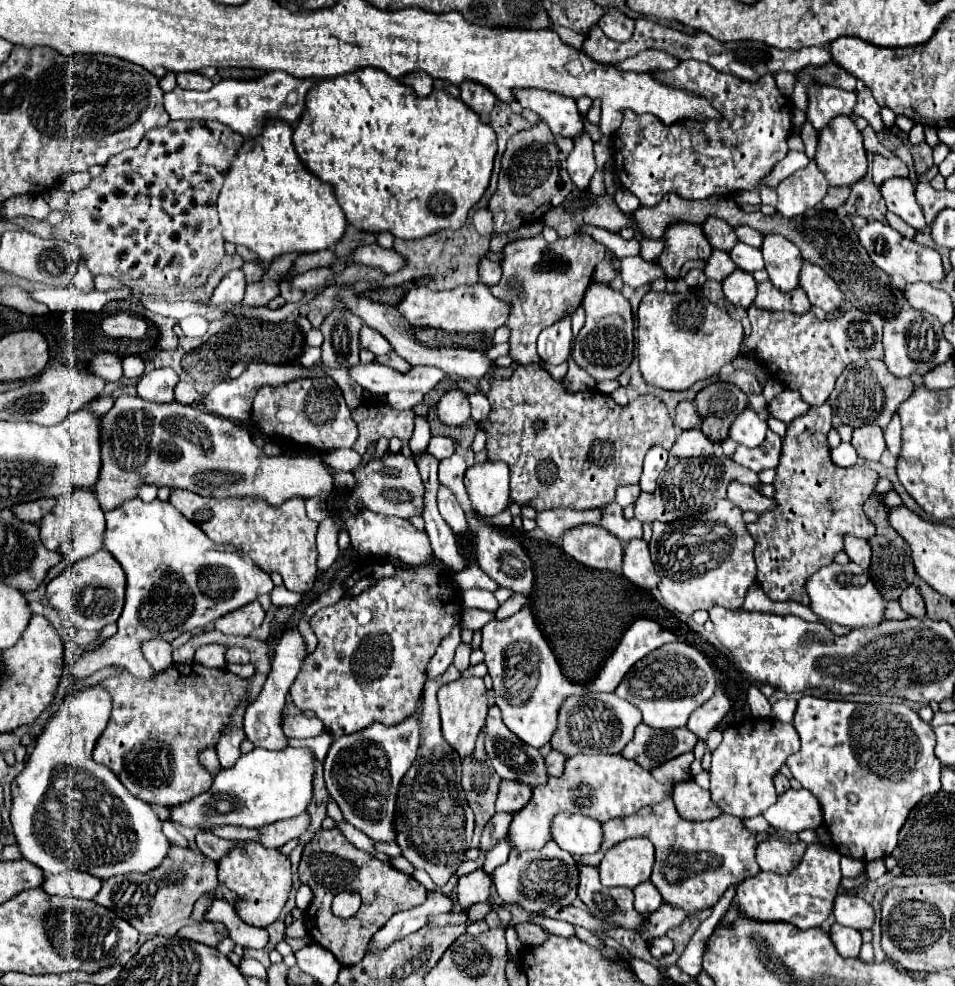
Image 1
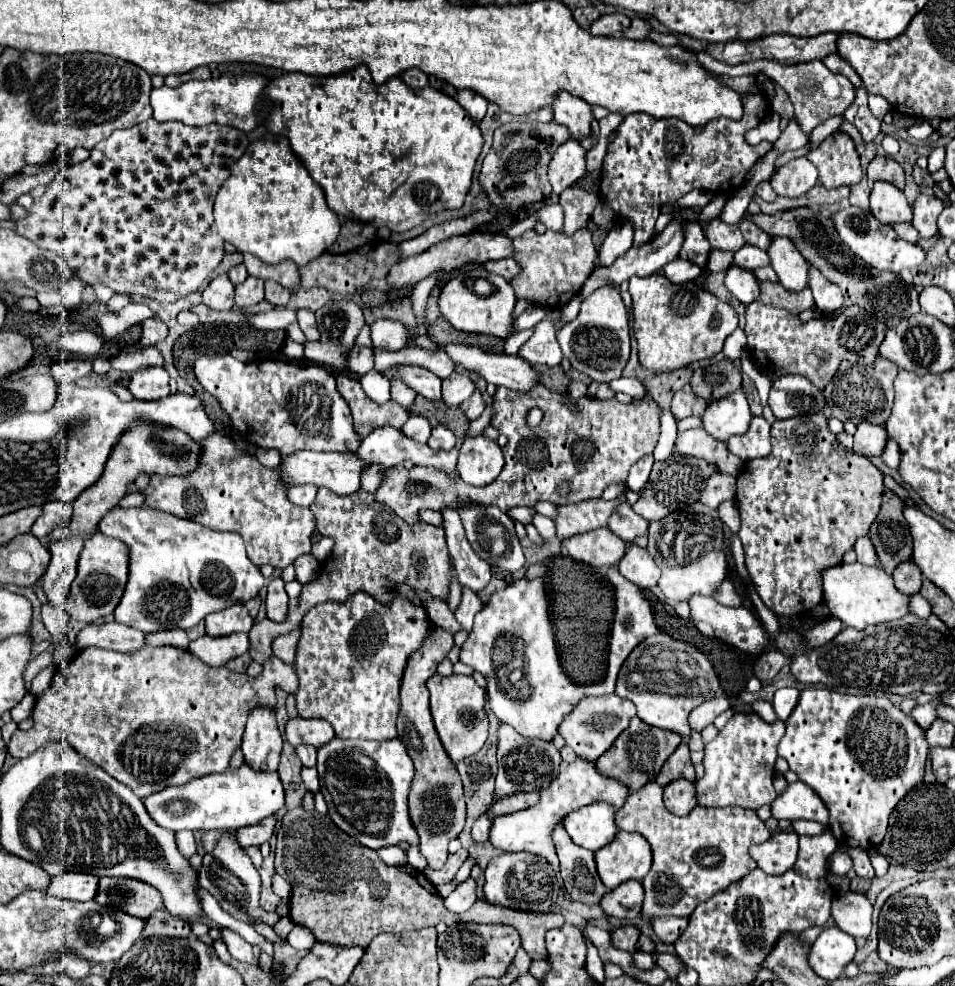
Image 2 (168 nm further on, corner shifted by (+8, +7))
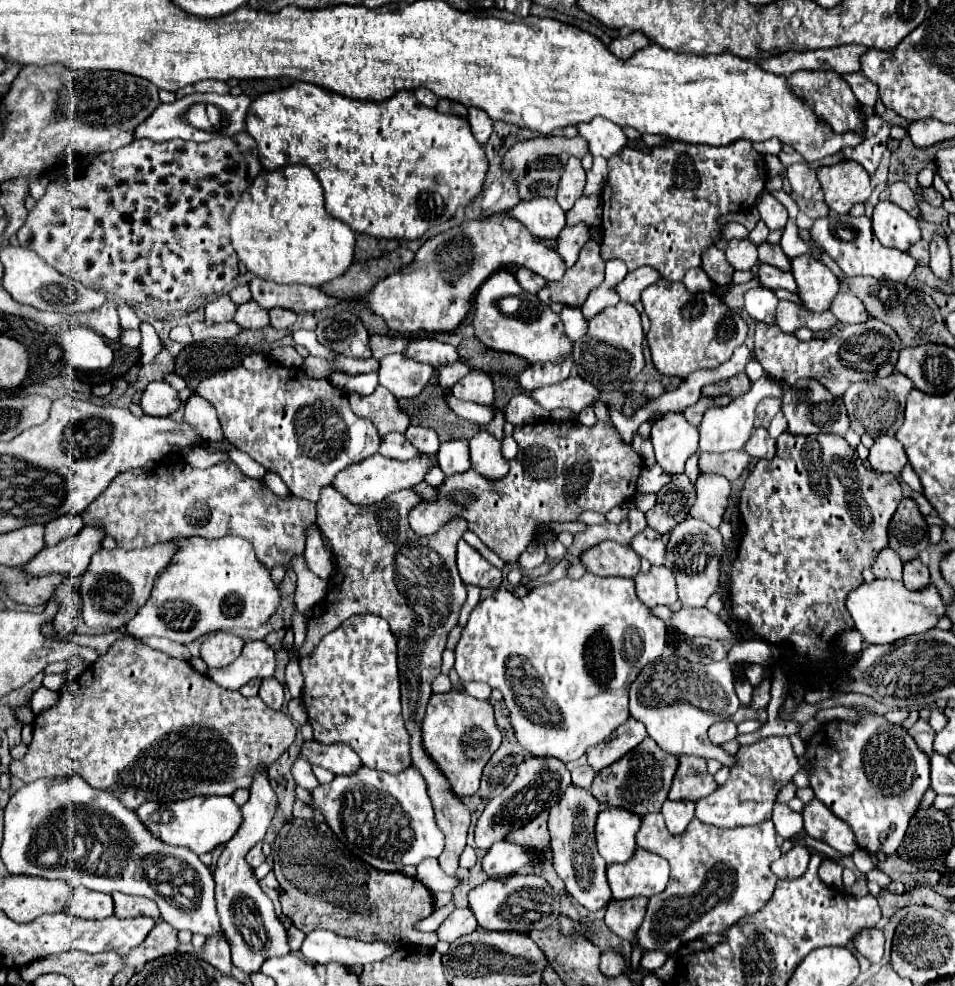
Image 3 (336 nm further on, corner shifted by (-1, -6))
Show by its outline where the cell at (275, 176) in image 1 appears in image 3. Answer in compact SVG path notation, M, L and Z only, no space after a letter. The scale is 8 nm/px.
M288 165L276 171L262 171L248 191L236 203L230 219L230 239L238 259L252 271L256 277L262 277L272 283L304 283L320 287L326 281L340 277L352 263L354 255L354 231L340 219L328 215L324 207L324 191L310 171L304 165Z

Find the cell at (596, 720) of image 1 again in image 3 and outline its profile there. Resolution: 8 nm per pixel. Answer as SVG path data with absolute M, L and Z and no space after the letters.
M630 717L616 731L612 731L612 735L608 739L604 739L604 743L598 743L596 747L590 747L586 751L588 765L594 771L602 771L604 767L618 761L624 753L634 749L644 737L646 737L644 723Z

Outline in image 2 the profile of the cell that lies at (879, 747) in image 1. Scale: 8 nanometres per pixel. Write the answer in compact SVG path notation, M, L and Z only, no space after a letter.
M805 688L785 726L787 732L779 742L779 756L783 756L799 780L811 786L829 806L831 832L835 834L837 842L863 850L877 848L883 842L889 816L897 802L913 786L923 782L925 762L929 756L925 732L889 698L851 696L825 688Z

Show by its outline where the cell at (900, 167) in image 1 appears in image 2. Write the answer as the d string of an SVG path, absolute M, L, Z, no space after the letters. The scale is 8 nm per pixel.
M877 156L869 168L867 168L867 178L871 182L877 182L877 180L883 180L883 182L891 182L893 186L897 186L899 190L905 188L905 174L903 174L903 168L891 160L891 158L885 158L885 156Z

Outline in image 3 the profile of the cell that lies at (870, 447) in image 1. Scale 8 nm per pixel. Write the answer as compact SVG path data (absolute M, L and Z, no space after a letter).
M878 437L870 447L868 461L876 471L886 471L896 477L902 471L902 467L908 463L900 441L896 441L894 437Z

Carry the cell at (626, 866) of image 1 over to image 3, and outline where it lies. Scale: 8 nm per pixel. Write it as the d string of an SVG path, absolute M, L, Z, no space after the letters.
M638 847L632 859L626 863L608 865L606 873L614 899L630 899L638 895L652 897L664 891L670 875L670 865L664 857Z

